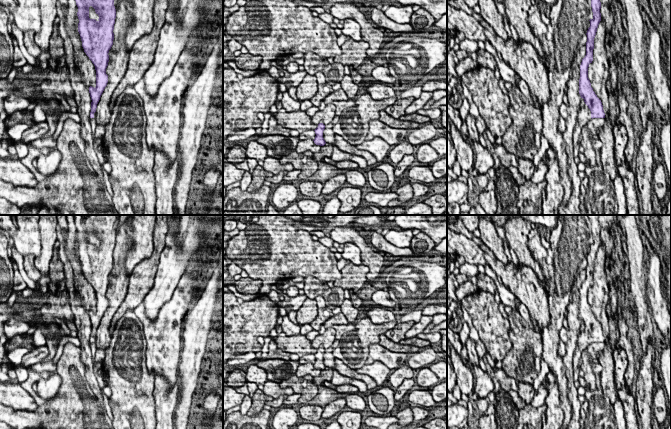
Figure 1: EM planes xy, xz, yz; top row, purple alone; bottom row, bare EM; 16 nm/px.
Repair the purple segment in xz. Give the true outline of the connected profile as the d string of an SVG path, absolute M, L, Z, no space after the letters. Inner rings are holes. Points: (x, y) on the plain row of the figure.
M319 347L318 351L314 354L315 355L315 363L313 364L316 369L324 370L326 368L323 362L323 355L325 353L325 349L323 347Z

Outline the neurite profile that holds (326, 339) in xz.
M327 328L323 334L319 334L311 341L312 347L318 349L321 345L324 349L328 349L332 346L336 339L336 331L334 328Z

